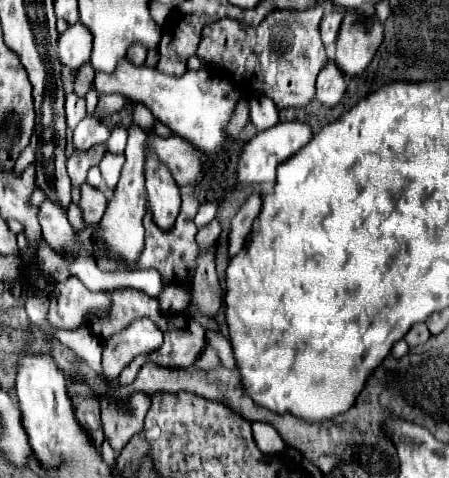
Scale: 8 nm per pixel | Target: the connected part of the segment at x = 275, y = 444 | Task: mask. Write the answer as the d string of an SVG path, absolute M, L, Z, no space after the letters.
M254 422L252 430L254 430L254 440L262 452L280 454L286 450L286 444L282 442L280 434L272 426L268 426L264 422Z

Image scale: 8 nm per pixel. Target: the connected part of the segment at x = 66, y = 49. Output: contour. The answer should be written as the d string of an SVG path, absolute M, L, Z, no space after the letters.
M80 22L68 26L68 30L58 36L58 60L70 70L78 70L86 60L90 60L90 48L90 32L86 32Z

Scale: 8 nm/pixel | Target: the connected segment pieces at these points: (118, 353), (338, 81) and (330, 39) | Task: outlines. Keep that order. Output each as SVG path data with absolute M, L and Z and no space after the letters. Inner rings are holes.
M138 318L128 328L112 334L102 352L104 374L118 380L120 372L140 354L156 352L162 346L162 332L150 318Z
M328 60L328 64L318 74L316 100L324 106L336 106L344 92L346 92L344 72L338 68L338 64L334 64L334 60Z
M328 10L326 16L322 18L320 22L320 34L322 34L322 42L324 46L330 46L336 42L336 36L338 36L338 30L340 30L340 24L342 24L342 12L338 10Z

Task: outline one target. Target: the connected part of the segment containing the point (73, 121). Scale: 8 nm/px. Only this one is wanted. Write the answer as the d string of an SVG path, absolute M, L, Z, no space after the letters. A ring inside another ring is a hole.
M76 94L66 96L66 124L68 130L74 130L76 124L86 116L86 102L80 100Z

